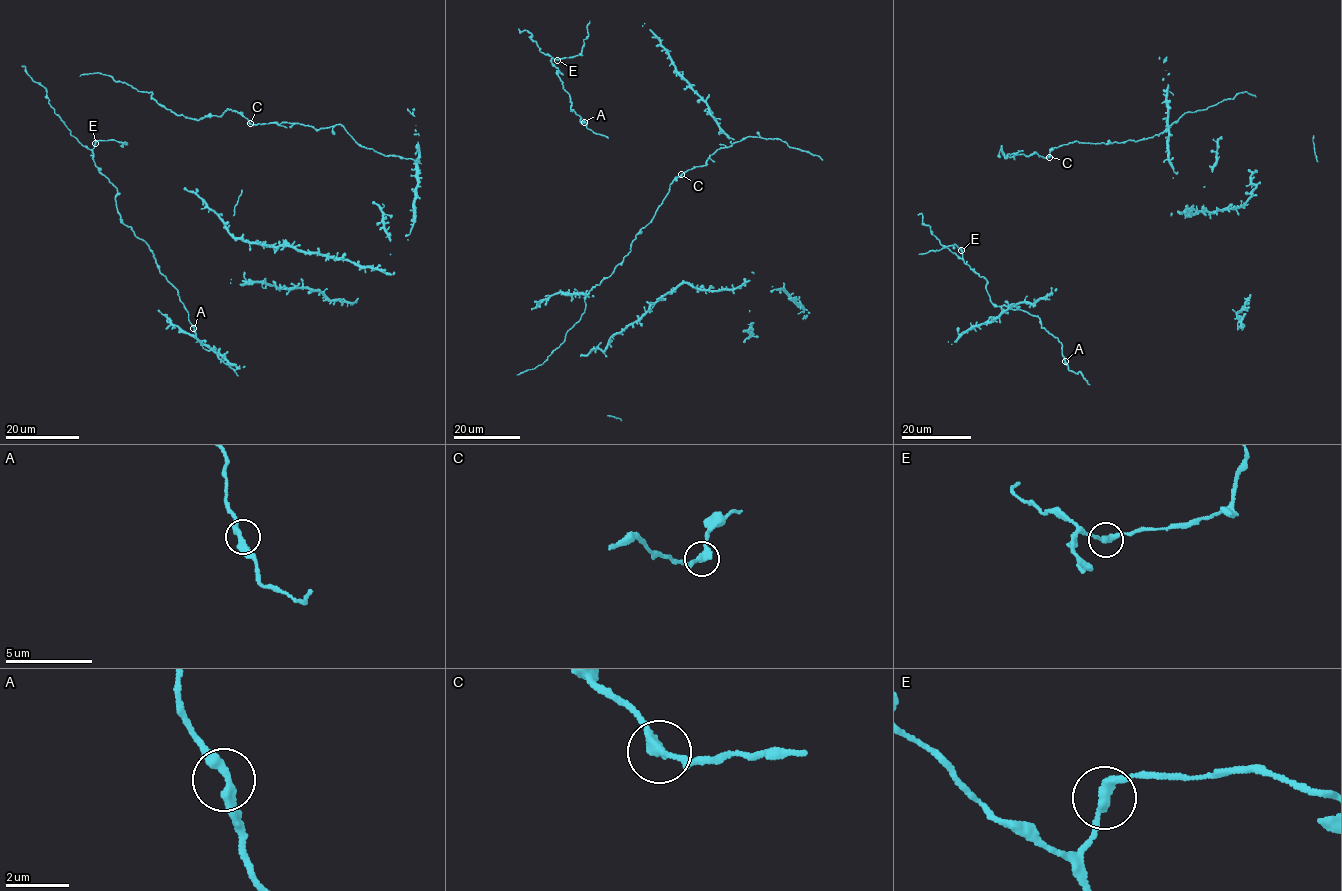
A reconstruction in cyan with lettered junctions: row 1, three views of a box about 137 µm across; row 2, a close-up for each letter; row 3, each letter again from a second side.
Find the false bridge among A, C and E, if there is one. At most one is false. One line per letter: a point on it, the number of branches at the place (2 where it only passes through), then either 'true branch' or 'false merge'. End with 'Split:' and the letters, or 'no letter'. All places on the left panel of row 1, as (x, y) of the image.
A: (193, 328) | 2 | true branch
C: (250, 123) | 2 | true branch
E: (95, 143) | 2 | false merge
Split: E

